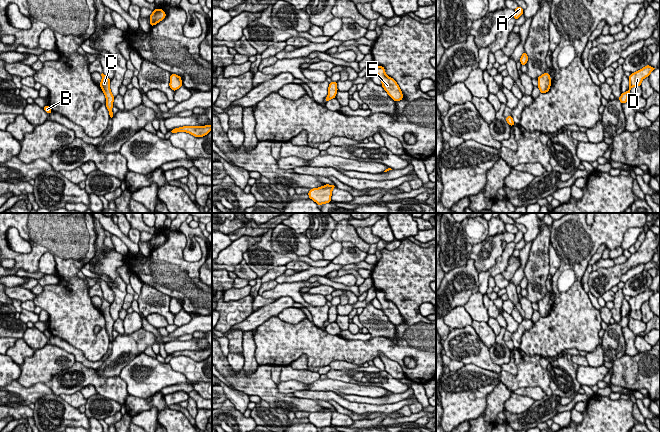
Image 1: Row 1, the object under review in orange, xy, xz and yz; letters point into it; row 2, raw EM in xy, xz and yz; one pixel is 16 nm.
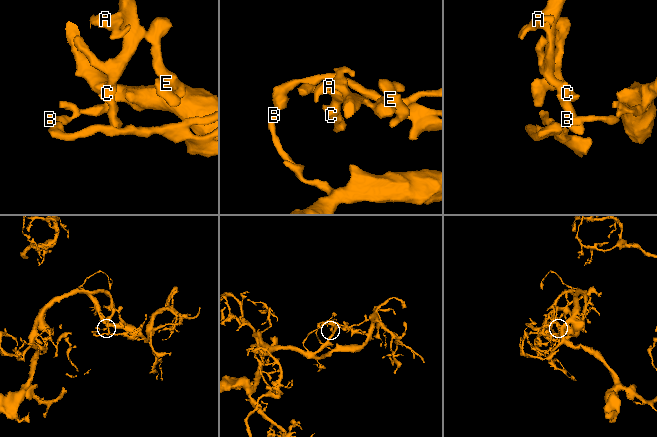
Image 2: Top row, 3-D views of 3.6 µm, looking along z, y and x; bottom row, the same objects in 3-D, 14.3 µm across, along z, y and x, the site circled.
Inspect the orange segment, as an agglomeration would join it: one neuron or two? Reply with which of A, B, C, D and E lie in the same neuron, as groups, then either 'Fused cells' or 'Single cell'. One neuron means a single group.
Groups: A B C D E. Single cell

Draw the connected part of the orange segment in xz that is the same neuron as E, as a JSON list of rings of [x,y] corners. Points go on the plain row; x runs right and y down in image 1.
[[[376,290],[376,298],[381,303],[381,310],[394,325],[400,325],[403,323],[403,318],[399,309],[393,302],[386,299],[384,291]]]

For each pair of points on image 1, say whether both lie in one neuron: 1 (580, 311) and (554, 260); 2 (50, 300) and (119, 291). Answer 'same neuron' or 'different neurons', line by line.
1: different neurons
2: different neurons

